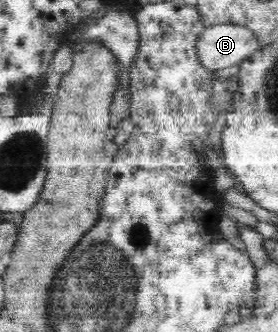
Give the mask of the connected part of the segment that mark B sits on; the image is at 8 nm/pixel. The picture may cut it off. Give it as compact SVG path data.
M225 22L205 27L196 51L203 66L215 71L239 66L262 48L251 27Z

